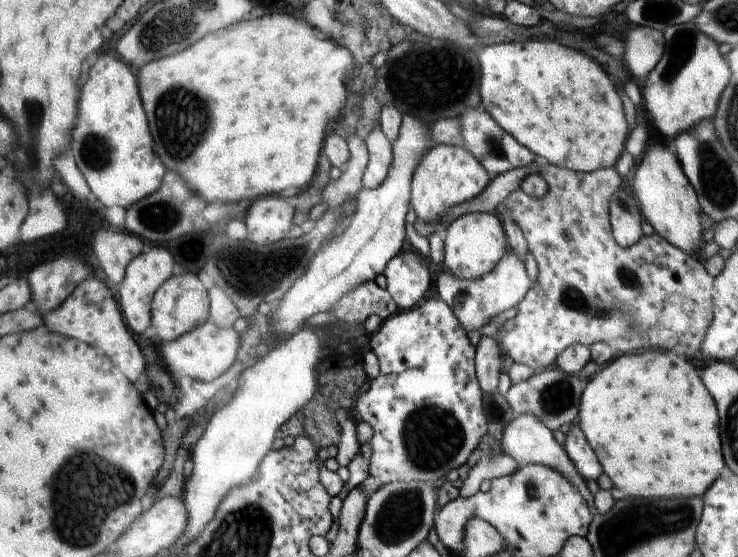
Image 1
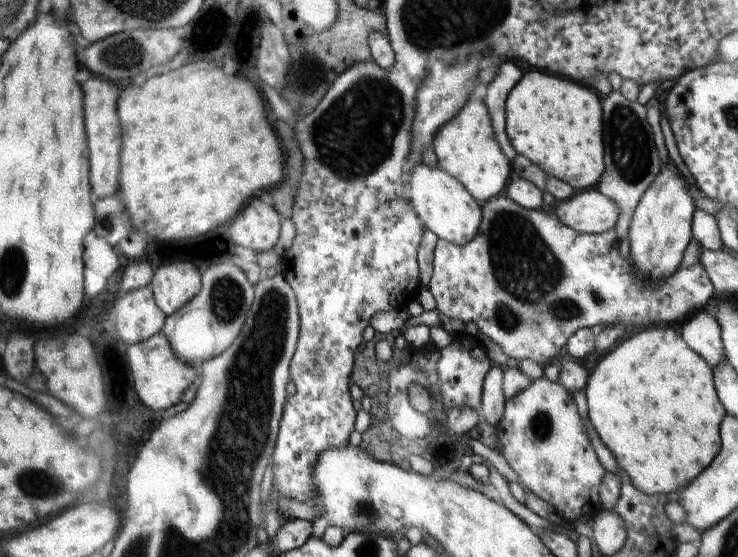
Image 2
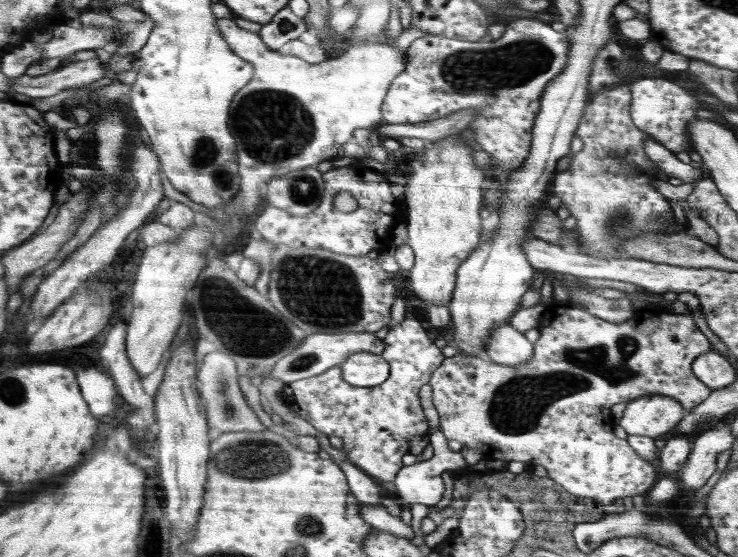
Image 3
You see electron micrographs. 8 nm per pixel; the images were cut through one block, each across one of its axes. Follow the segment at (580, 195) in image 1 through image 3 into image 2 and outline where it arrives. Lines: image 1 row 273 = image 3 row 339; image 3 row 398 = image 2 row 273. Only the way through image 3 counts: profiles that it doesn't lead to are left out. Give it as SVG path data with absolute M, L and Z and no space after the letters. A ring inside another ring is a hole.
M504 191L481 208L482 224L474 240L462 246L438 240L427 288L438 312L464 324L473 322L480 332L495 342L492 346L500 346L508 357L518 362L531 359L540 367L544 364L546 367L578 330L592 330L597 324L603 325L603 328L626 324L634 330L644 325L656 326L660 322L683 323L686 317L704 309L715 292L700 264L702 244L694 236L682 254L678 270L664 280L658 280L658 284L650 284L650 280L642 280L642 276L638 276L629 256L620 253L621 241L616 228L602 233L574 232L558 220L554 211L523 208L509 200Z

